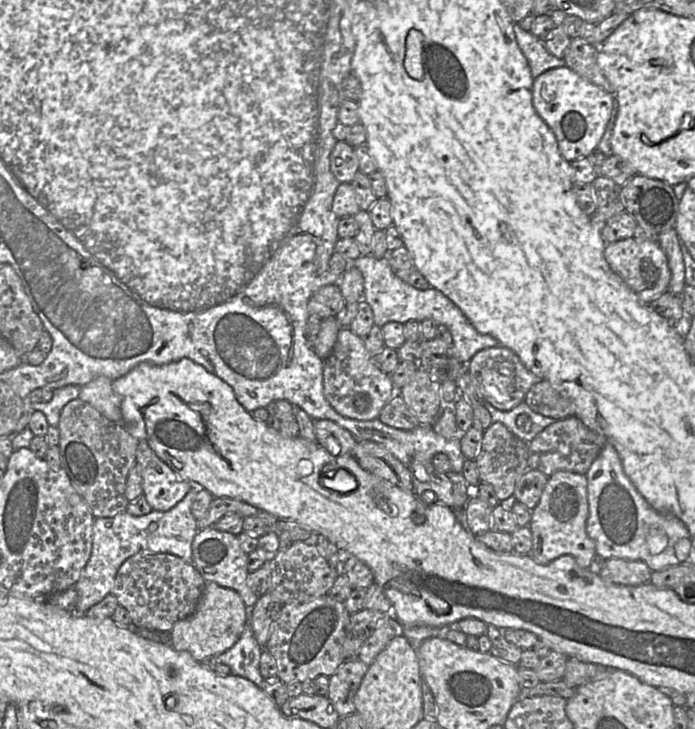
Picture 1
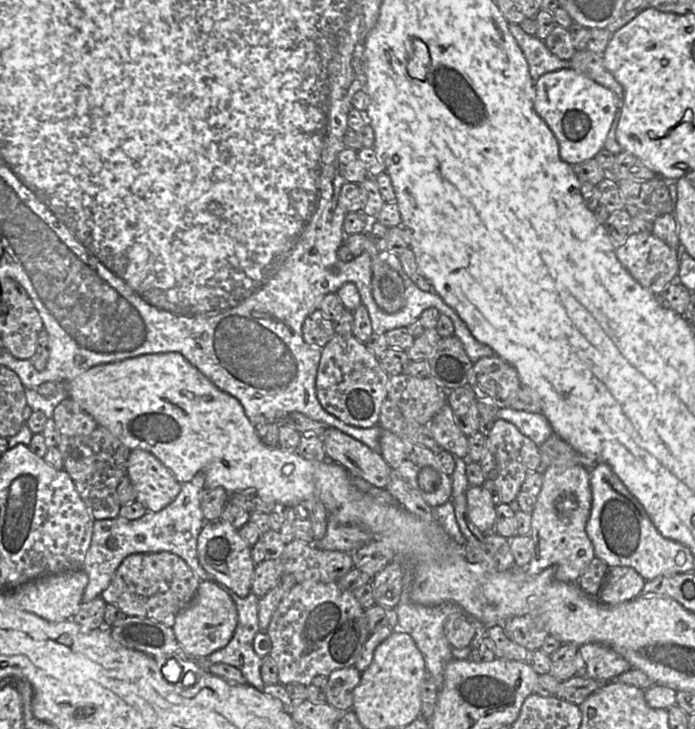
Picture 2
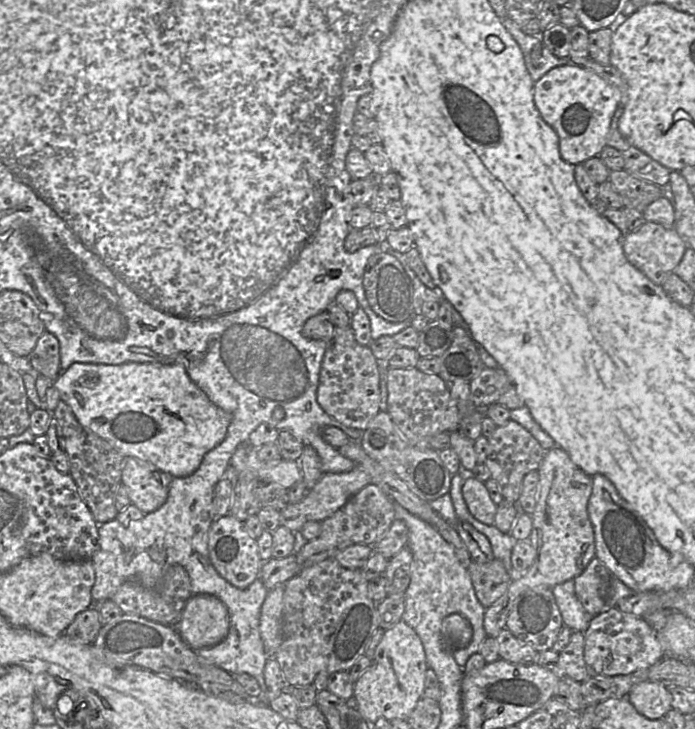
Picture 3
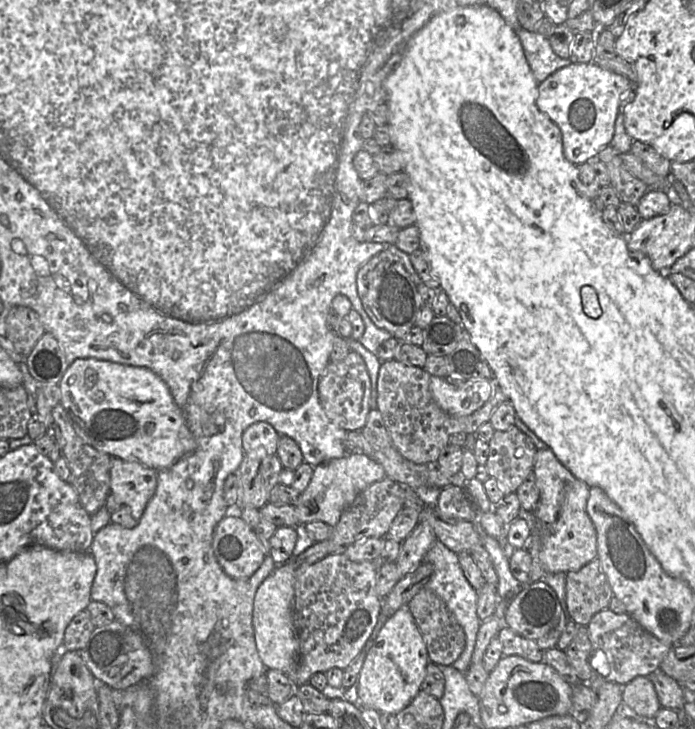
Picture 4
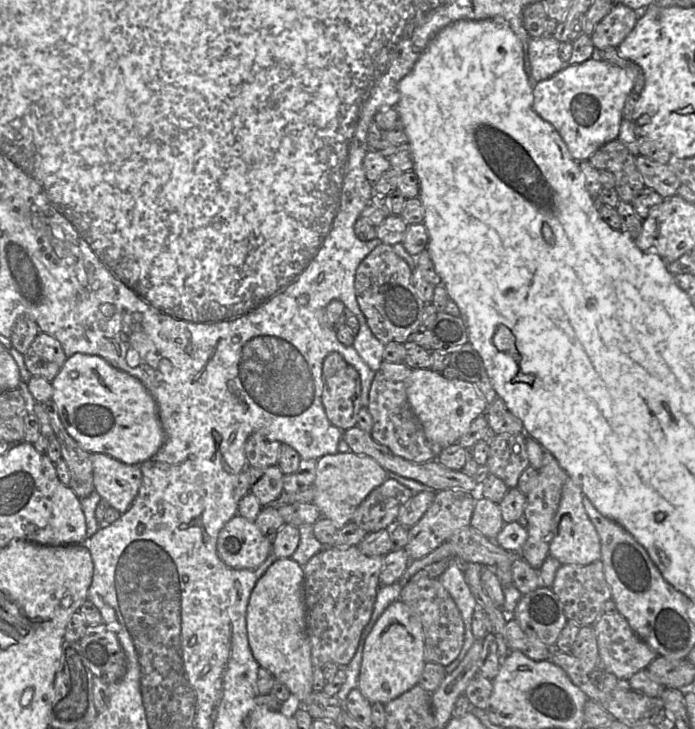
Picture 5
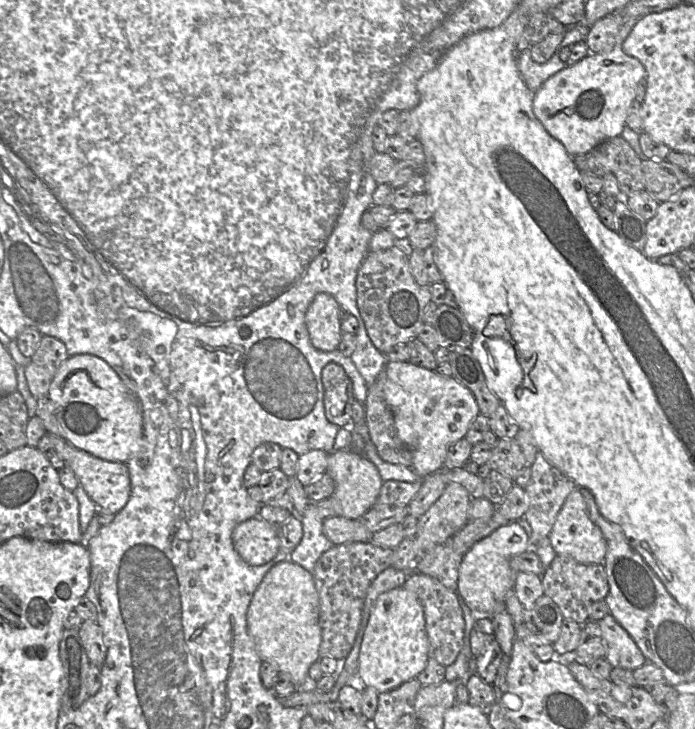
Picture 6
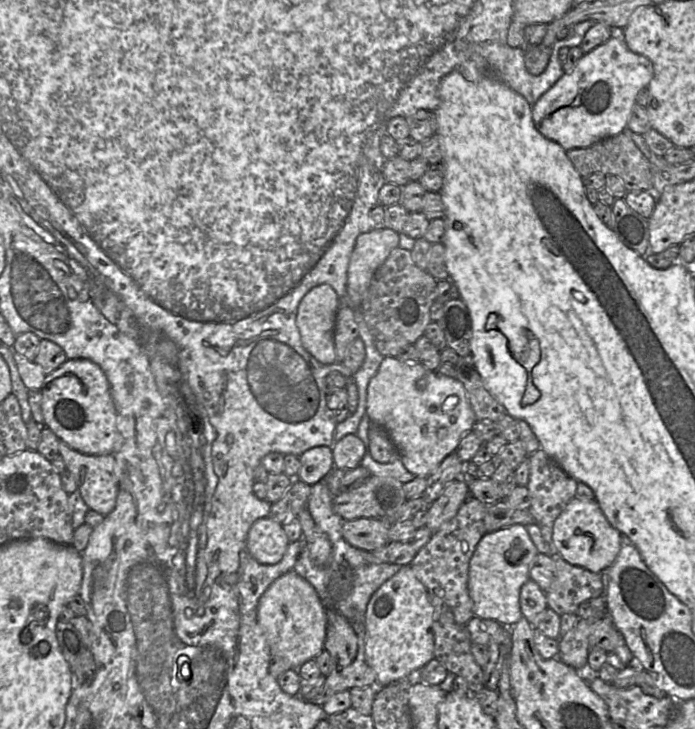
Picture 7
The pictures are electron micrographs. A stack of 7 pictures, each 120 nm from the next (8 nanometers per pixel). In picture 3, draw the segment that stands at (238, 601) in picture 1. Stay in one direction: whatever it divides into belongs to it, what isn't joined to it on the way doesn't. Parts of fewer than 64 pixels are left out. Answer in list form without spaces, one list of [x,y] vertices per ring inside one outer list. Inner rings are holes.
[[[209,594],[193,595],[174,627],[191,649],[214,646],[229,632],[230,617],[225,604]]]

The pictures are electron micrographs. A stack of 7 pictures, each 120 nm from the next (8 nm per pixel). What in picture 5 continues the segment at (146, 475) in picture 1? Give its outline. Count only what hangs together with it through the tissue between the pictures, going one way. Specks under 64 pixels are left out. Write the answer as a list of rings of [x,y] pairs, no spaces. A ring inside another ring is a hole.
[[[92,453],[95,491],[121,514],[137,497],[143,481],[139,465],[128,465],[103,453]]]

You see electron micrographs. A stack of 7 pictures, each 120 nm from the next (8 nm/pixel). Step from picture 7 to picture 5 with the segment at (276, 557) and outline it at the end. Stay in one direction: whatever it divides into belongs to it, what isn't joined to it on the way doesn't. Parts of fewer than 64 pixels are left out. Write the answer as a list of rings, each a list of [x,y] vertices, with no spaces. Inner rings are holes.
[[[234,516],[220,531],[217,552],[220,559],[237,570],[256,570],[273,551],[273,543],[259,530],[255,522]]]

